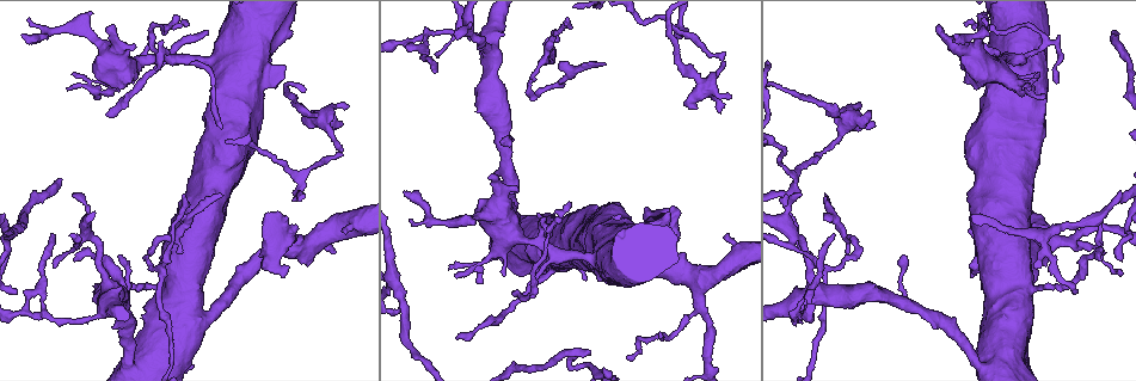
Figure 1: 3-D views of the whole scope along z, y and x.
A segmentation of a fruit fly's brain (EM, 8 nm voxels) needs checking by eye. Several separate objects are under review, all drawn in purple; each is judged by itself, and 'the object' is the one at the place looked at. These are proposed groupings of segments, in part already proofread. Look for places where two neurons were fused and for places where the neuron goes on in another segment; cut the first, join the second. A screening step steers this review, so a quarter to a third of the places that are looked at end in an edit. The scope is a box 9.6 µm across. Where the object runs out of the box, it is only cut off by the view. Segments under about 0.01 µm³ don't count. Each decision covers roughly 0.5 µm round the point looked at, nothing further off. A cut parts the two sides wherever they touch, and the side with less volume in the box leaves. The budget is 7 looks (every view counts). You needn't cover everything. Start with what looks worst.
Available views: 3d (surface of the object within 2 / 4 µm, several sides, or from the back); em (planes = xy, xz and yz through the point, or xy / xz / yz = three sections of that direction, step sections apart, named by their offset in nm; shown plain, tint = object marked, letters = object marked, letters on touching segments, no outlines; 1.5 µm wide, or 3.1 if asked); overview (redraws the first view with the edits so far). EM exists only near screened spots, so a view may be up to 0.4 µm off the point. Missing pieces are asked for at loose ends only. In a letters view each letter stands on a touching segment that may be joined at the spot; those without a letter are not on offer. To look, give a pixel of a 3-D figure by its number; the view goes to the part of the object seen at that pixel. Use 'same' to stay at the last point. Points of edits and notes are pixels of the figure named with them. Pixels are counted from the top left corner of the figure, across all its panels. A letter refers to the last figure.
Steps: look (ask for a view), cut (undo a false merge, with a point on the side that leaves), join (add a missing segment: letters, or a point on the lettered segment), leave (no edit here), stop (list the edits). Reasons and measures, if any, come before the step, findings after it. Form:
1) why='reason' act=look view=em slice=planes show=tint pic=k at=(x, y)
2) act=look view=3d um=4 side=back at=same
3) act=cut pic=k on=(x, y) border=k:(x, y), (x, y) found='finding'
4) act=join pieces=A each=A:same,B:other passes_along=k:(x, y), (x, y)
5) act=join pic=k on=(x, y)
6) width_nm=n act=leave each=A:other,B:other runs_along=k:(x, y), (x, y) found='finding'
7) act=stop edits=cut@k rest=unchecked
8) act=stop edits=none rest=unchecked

why='branch stops here' act=look view=3d um=2 side=back pic=1 at=(340, 126)

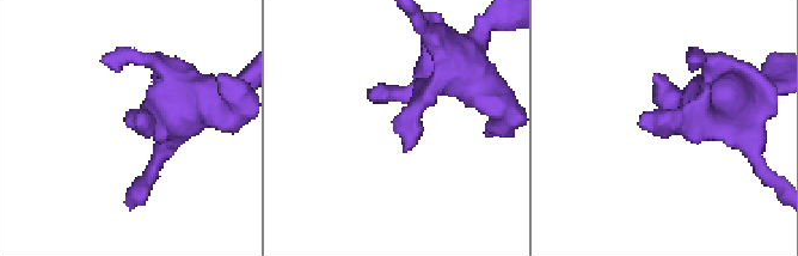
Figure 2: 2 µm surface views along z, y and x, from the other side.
act=look view=em slice=xz step=8 show=tint pic=2 at=(137, 122)

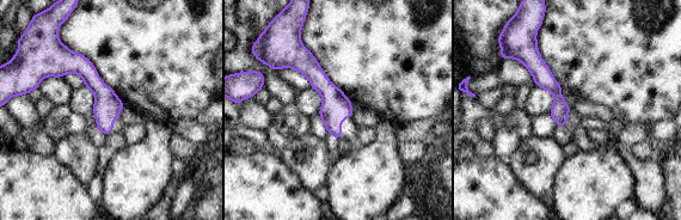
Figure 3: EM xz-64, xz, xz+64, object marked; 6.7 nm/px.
why='what lies round it' act=look view=em slice=xz step=8 show=letters at=same

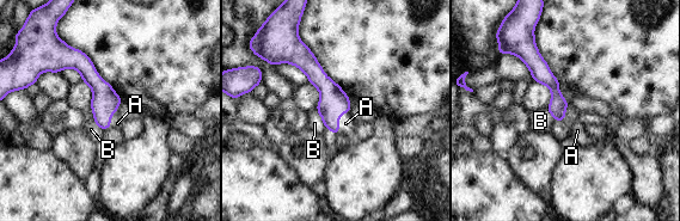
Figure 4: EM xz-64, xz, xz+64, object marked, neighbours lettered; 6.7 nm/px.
act=join pieces=A each=A:same,B:other passes_along=4:(334, 102), (338, 122), (345, 123) found='the neuron continues'

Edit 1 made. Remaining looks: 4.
act=look view=overview

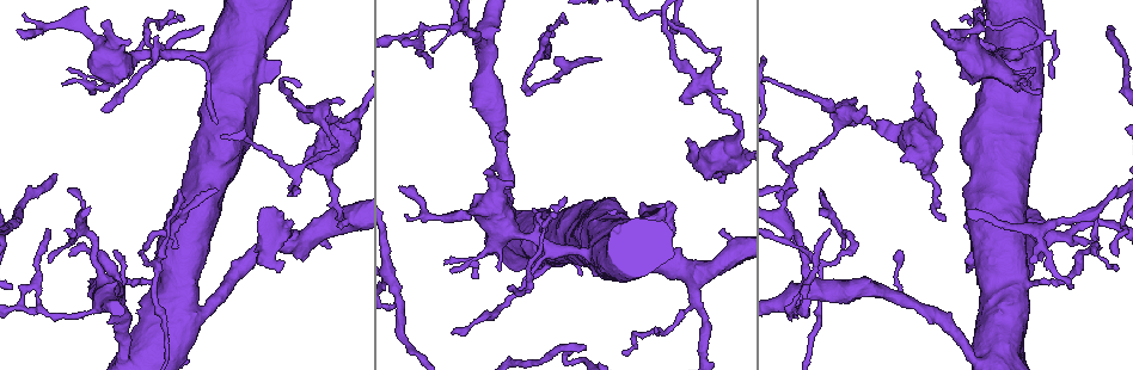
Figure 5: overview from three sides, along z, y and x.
why='four arms meet' act=look view=em slice=planes show=tint pic=5 at=(83, 229)

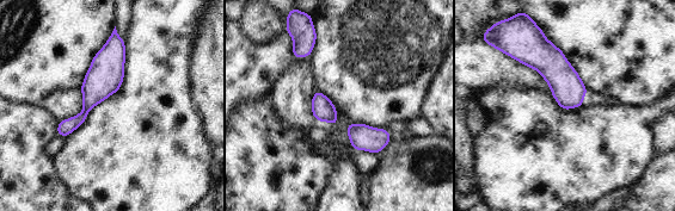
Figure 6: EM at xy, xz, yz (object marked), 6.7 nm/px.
act=look view=em slice=planes show=letters at=same

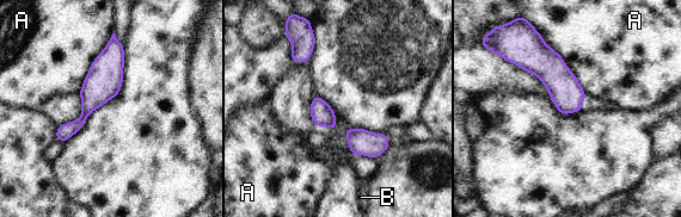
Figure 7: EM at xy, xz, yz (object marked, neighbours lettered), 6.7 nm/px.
act=leave each=A:other,B:other runs_along=7:(114, 39), (104, 81), (63, 137) found='all the same neuron'

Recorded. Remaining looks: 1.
why='free end' act=look view=em slice=planes show=letters pic=5 at=(201, 25)

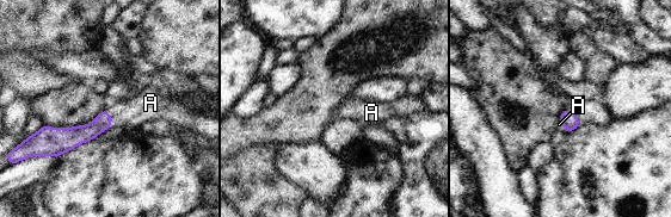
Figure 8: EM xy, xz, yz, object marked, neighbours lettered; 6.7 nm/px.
act=join pieces=A each=A:same passes_along=8:(78, 135), (110, 118), (143, 107) found='the neuron continues'

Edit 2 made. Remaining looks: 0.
act=stop edits=join@4,join@8 rest=unchecked

